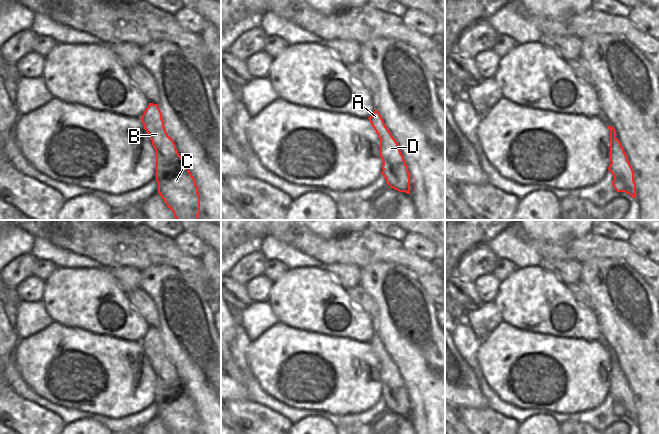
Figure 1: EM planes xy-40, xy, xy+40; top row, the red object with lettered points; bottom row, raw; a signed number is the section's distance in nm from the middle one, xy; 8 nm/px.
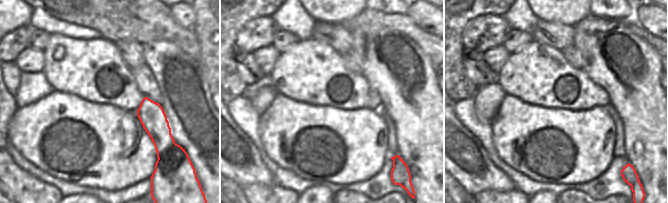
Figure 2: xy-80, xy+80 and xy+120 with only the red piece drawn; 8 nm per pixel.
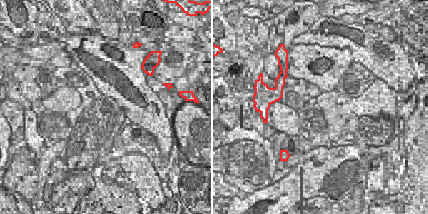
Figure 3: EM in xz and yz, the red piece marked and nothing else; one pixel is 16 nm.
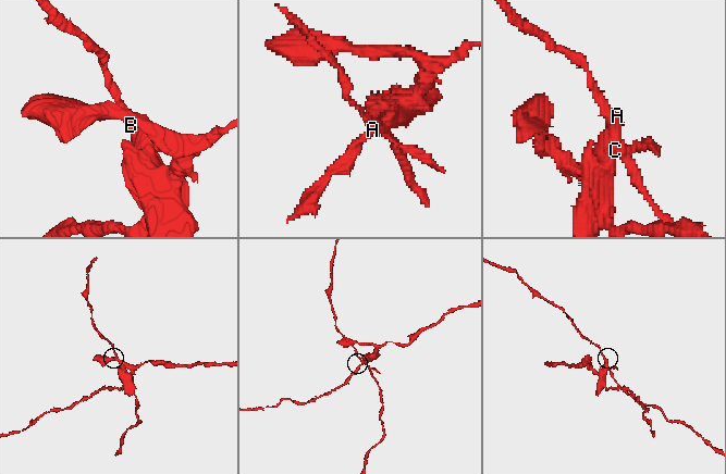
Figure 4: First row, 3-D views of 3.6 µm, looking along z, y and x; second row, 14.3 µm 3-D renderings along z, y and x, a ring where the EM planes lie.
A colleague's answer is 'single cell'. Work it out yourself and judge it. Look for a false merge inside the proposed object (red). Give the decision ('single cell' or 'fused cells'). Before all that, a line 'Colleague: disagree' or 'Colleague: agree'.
Colleague: disagree
fused cells

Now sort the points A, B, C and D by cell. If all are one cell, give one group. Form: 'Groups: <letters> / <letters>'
Groups: A B D / C

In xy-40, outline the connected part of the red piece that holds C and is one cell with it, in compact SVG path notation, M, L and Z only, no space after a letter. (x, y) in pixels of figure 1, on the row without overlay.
M181 380L164 391L160 389L160 397L156 398L158 417L170 434L200 434L200 419L198 411L186 387Z

